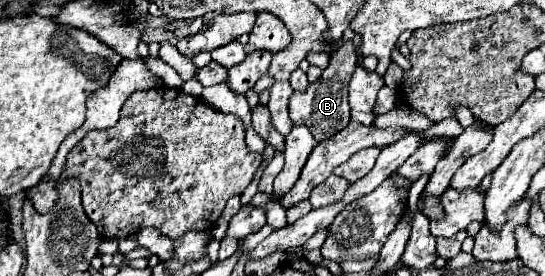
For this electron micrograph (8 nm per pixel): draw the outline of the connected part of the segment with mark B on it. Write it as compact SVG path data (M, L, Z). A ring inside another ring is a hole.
M348 28L344 32L342 46L330 56L328 68L322 72L322 76L308 86L306 92L294 92L290 96L290 118L294 124L306 124L306 128L314 134L316 140L332 138L336 132L340 132L350 122L350 106L348 106L348 82L358 66L358 58L354 54L352 44L354 32Z

